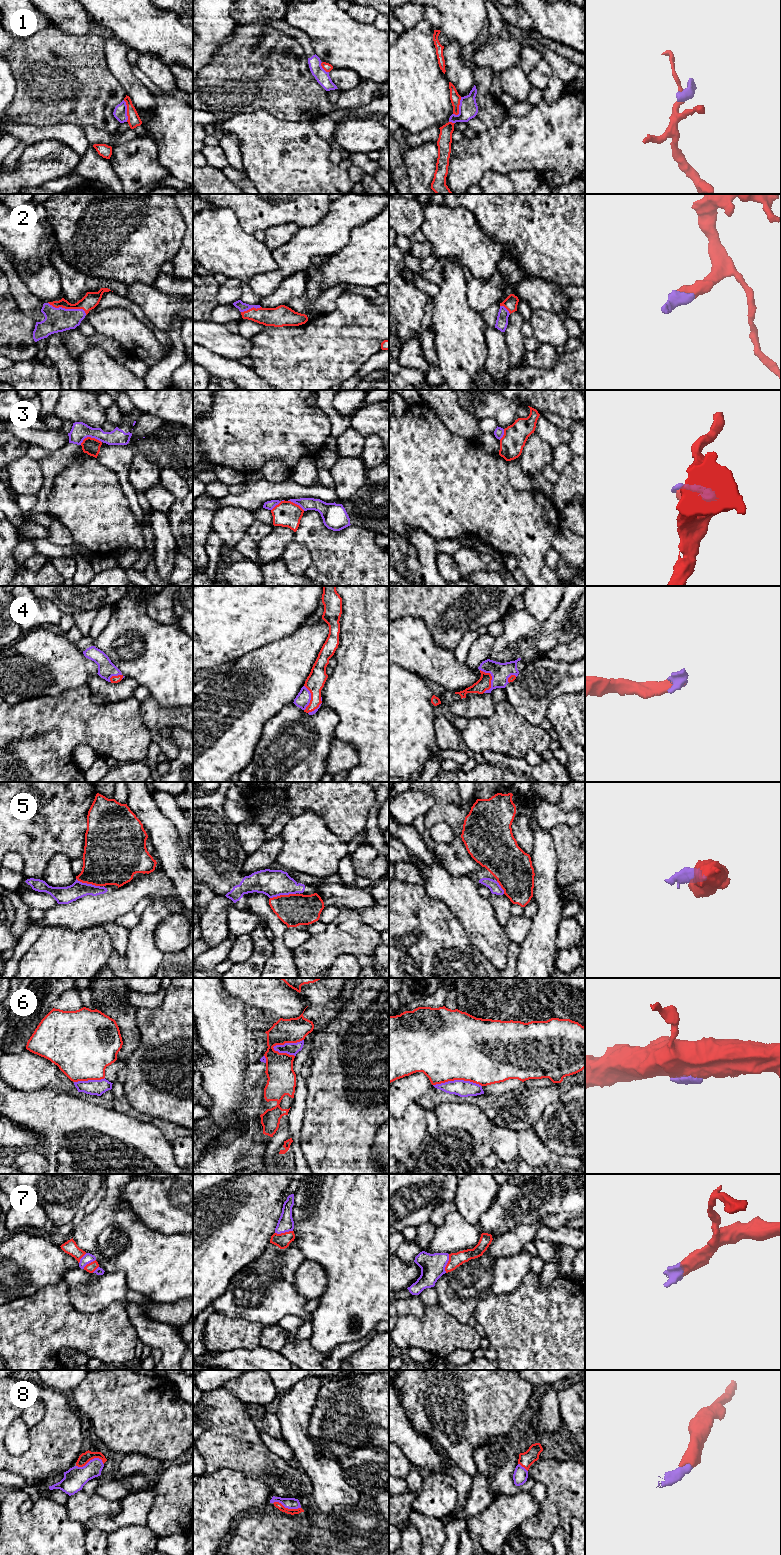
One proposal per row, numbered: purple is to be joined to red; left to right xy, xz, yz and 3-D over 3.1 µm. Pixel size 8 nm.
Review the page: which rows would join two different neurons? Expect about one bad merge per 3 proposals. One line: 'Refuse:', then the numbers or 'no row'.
Refuse: 1, 3, 6

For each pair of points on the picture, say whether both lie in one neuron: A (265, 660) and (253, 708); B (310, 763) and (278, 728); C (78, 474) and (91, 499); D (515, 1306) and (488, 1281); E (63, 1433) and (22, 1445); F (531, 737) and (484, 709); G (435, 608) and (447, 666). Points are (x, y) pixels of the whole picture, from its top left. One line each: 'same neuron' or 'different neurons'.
A: same neuron
B: same neuron
C: same neuron
D: different neurons
E: different neurons
F: different neurons
G: different neurons

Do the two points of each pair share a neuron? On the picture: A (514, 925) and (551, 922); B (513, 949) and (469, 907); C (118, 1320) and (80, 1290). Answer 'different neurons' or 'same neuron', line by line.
A: different neurons
B: different neurons
C: different neurons

